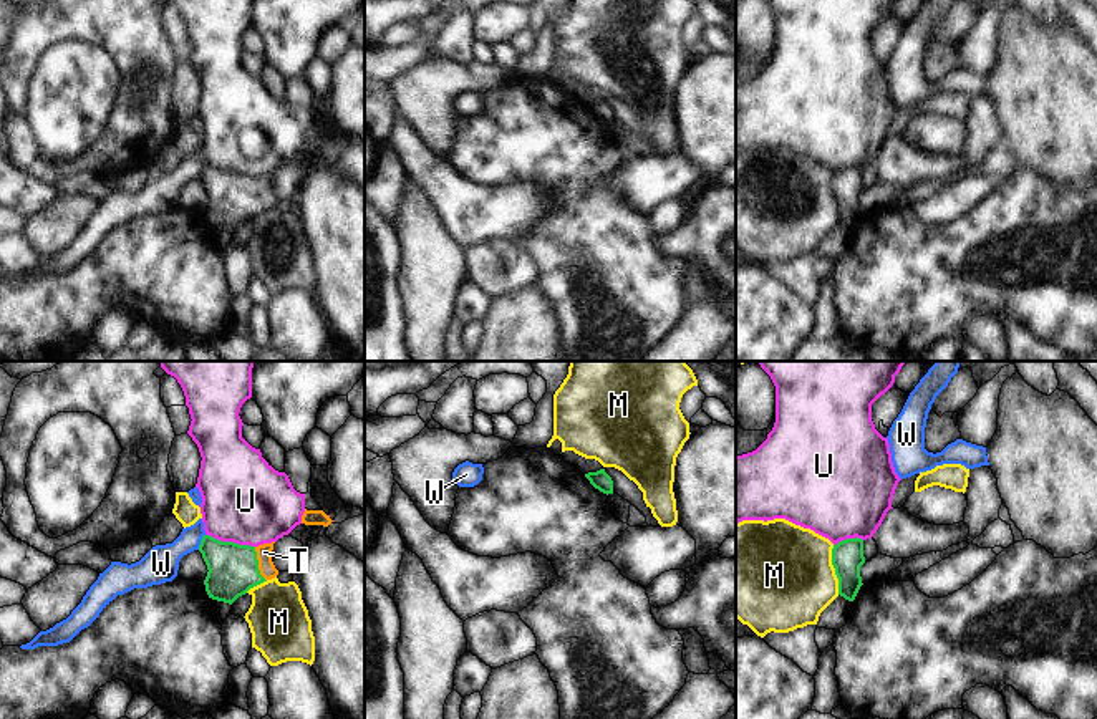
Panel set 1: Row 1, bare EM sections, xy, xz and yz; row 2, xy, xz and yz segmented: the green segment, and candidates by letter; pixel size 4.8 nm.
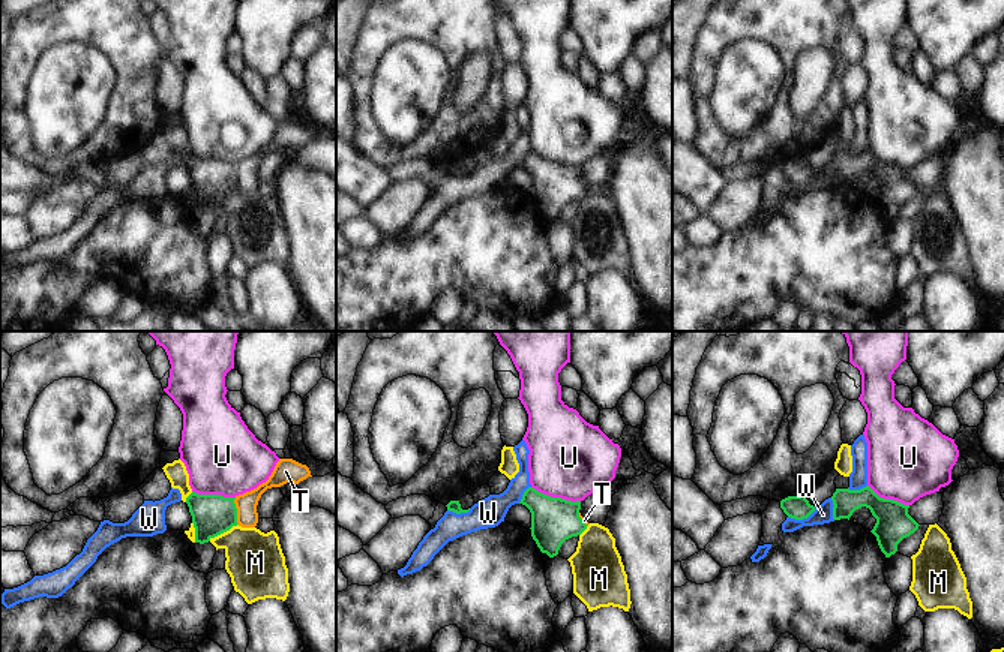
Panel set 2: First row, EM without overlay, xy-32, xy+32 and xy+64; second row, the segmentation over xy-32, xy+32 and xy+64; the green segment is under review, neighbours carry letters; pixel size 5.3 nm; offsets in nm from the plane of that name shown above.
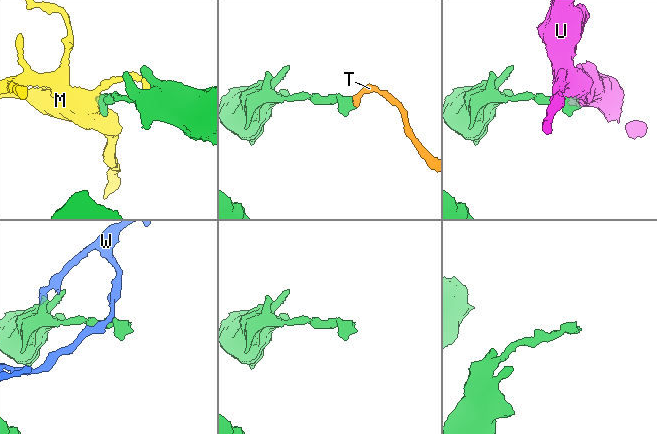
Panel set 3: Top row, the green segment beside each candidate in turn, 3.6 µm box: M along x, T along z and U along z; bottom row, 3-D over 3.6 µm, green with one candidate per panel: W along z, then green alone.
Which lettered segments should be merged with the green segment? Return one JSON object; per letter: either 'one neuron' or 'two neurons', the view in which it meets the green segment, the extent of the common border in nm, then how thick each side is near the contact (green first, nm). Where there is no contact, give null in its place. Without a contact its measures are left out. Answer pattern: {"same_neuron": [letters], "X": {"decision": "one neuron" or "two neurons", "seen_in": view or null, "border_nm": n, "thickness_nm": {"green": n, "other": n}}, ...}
{"same_neuron": ["T"], "M": {"decision": "two neurons", "seen_in": "yz", "border_nm": 240, "thickness_nm": {"green": 160, "other": 480}}, "T": {"decision": "one neuron", "seen_in": "xy", "border_nm": 180, "thickness_nm": {"green": 240, "other": 80}}, "U": {"decision": "two neurons", "seen_in": "xy", "border_nm": 240, "thickness_nm": {"green": 240, "other": 420}}, "W": {"decision": "two neurons", "seen_in": "xy", "border_nm": 90, "thickness_nm": {"green": 240, "other": 170}}}

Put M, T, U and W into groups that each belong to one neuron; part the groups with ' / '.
M / T / U / W

